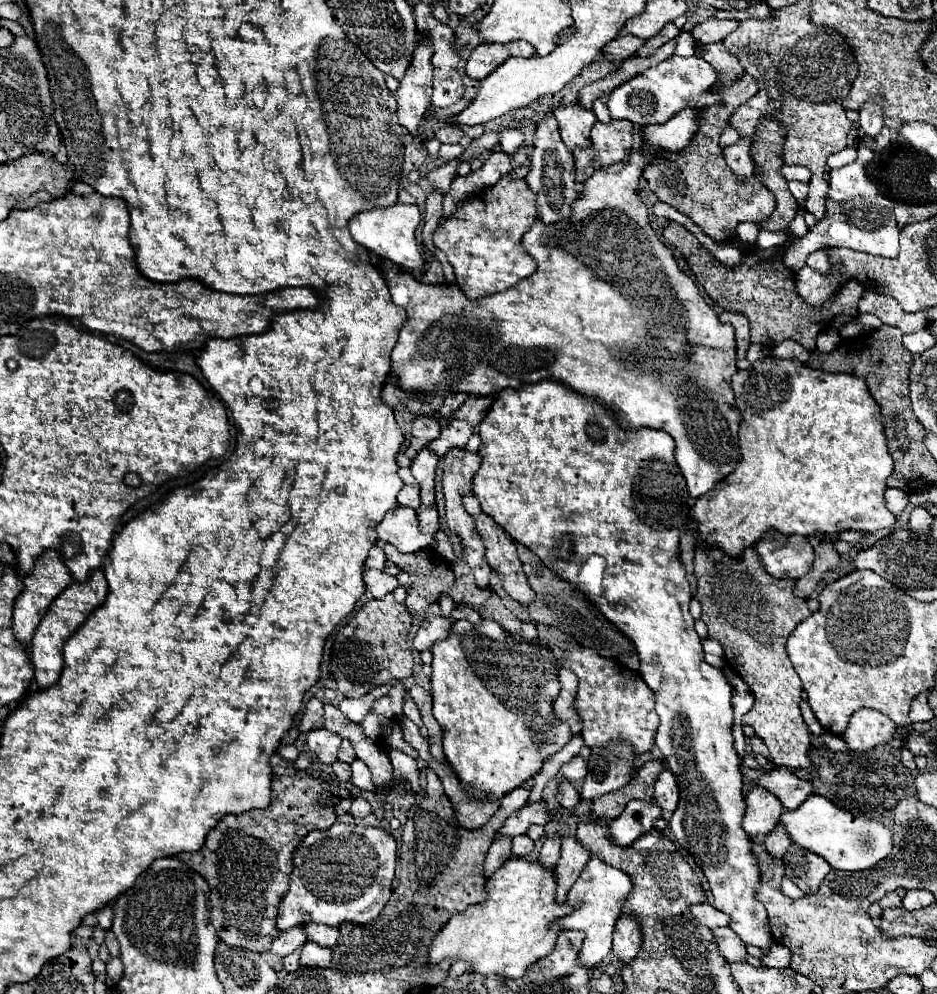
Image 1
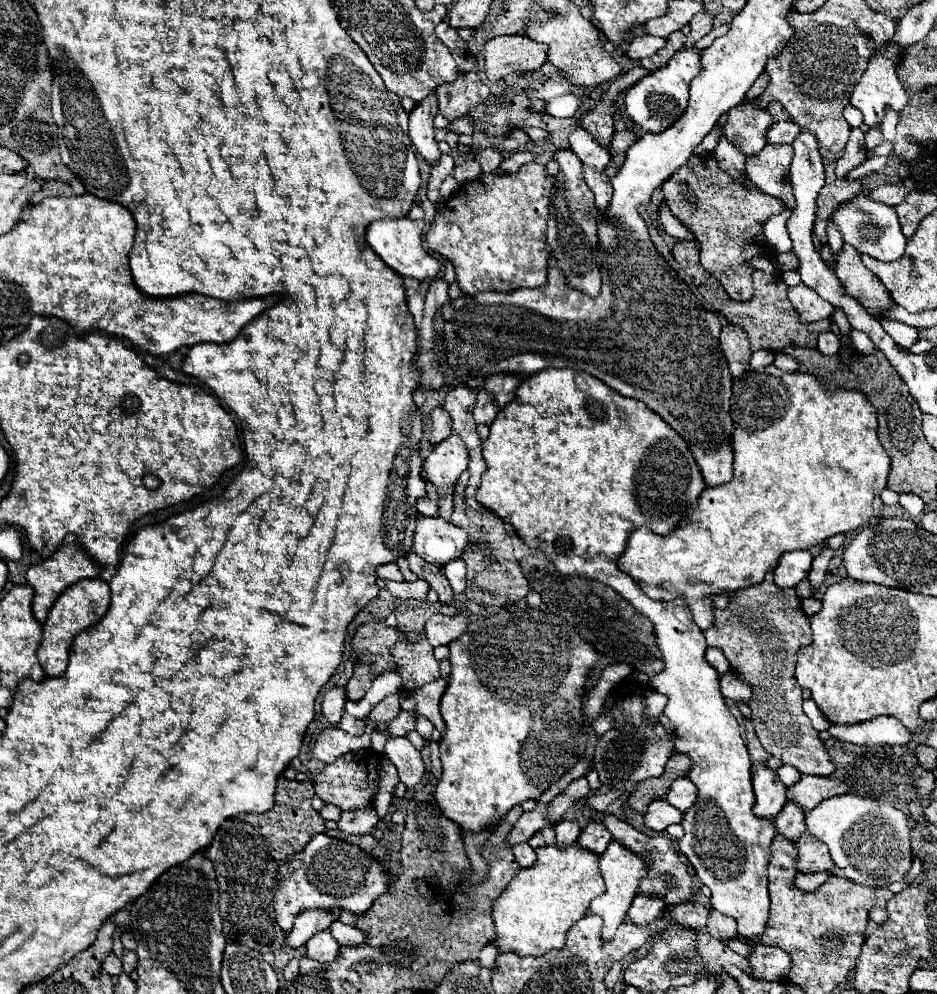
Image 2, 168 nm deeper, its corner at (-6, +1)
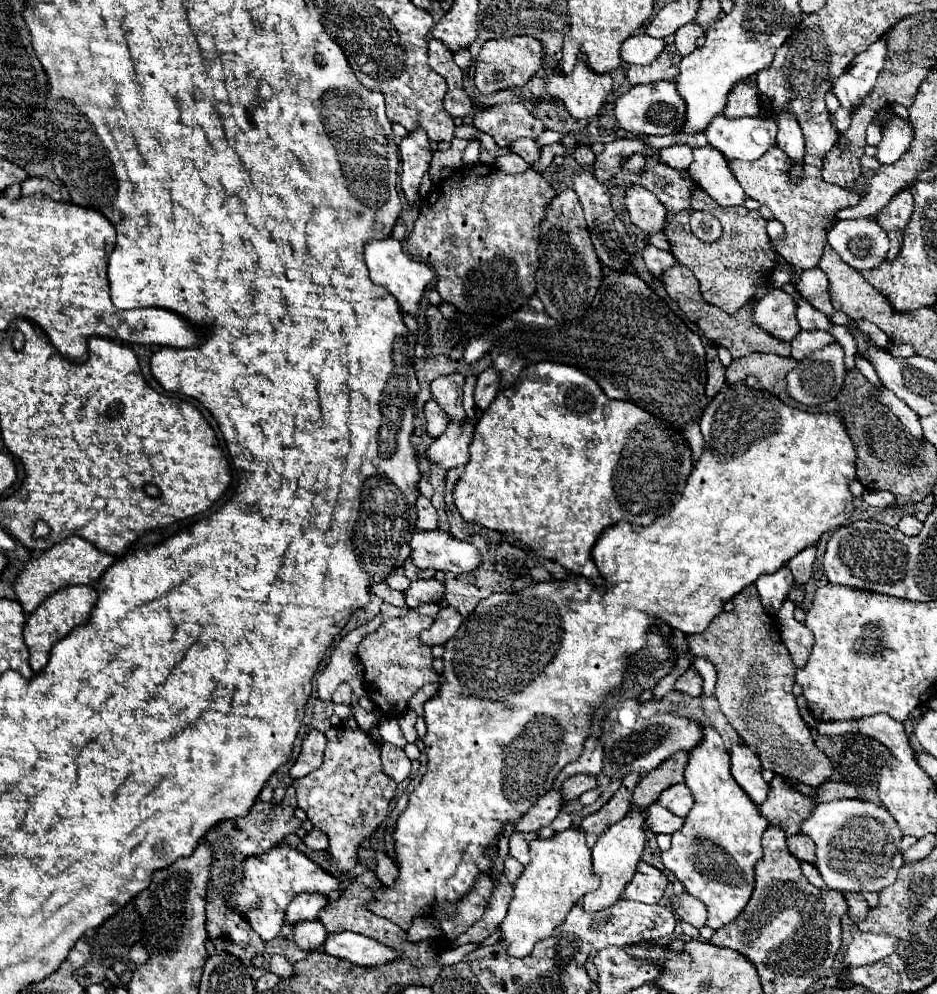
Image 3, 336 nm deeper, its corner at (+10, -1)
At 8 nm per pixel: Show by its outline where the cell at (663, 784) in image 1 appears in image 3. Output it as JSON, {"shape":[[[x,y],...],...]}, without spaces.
{"shape":[[[680,783],[680,785],[672,785],[666,791],[662,791],[662,795],[658,797],[658,803],[666,807],[668,811],[672,811],[674,815],[686,817],[694,805],[694,799],[692,799],[690,789],[684,783]]]}

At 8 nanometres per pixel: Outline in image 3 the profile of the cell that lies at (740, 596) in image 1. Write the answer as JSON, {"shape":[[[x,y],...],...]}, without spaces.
{"shape":[[[756,585],[742,589],[734,599],[730,613],[716,615],[706,631],[688,635],[692,657],[708,659],[718,671],[716,699],[728,723],[736,729],[742,743],[756,751],[764,769],[772,769],[792,781],[820,787],[832,775],[830,759],[816,749],[812,733],[798,713],[792,695],[796,665],[782,643],[776,621],[764,611]]]}

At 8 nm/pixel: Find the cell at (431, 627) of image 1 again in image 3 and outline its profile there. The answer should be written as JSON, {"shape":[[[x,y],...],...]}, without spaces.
{"shape":[[[446,605],[446,607],[440,609],[440,613],[434,619],[432,627],[428,627],[428,629],[424,629],[420,633],[420,641],[424,645],[428,645],[428,647],[432,647],[432,645],[444,645],[458,631],[460,623],[462,623],[462,617],[454,611],[454,607]]]}

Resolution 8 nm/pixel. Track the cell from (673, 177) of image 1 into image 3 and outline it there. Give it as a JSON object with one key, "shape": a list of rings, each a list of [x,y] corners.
{"shape":[[[692,187],[692,199],[690,207],[698,211],[712,213],[722,223],[722,237],[714,243],[704,243],[698,237],[694,237],[690,223],[688,223],[688,211],[680,213],[666,213],[666,225],[664,235],[670,241],[670,253],[676,257],[676,261],[684,267],[688,267],[696,279],[700,281],[700,293],[702,297],[726,313],[736,313],[746,301],[754,297],[754,289],[758,281],[768,279],[776,253],[772,249],[772,243],[766,235],[766,219],[760,215],[760,211],[750,211],[744,205],[736,207],[720,207],[702,187]]]}

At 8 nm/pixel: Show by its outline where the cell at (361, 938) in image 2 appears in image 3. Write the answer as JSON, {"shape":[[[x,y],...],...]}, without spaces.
{"shape":[[[350,931],[330,933],[324,943],[324,951],[332,957],[346,959],[346,961],[352,961],[354,965],[364,965],[364,967],[382,965],[396,959],[396,951],[384,947],[374,939],[368,939],[364,935],[350,933]]]}

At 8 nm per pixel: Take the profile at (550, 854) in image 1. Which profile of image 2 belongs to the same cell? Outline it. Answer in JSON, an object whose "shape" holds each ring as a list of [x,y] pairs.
{"shape":[[[560,821],[554,825],[556,829],[556,837],[558,837],[558,847],[566,847],[576,843],[578,835],[580,835],[580,825],[576,821]]]}

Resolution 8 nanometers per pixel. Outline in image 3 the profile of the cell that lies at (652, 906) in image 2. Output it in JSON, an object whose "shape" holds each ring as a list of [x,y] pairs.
{"shape":[[[640,861],[638,871],[626,885],[622,899],[634,899],[640,903],[658,903],[668,885],[668,877],[656,867]]]}

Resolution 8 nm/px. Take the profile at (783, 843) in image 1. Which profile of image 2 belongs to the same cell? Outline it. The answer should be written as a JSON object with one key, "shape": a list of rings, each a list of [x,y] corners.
{"shape":[[[786,801],[784,809],[774,817],[774,825],[780,835],[788,837],[790,841],[798,841],[798,837],[806,831],[802,807],[794,801]]]}

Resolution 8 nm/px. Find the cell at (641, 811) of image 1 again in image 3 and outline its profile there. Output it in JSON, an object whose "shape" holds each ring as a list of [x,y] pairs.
{"shape":[[[652,803],[646,809],[646,825],[654,833],[668,833],[668,835],[672,835],[674,831],[678,831],[682,827],[682,823],[684,823],[682,817],[672,815],[660,803]]]}

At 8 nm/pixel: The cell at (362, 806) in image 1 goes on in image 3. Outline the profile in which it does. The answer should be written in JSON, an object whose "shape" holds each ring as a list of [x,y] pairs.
{"shape":[[[316,827],[304,837],[304,843],[312,849],[326,849],[328,847],[328,837],[324,835],[324,831],[316,831]]]}

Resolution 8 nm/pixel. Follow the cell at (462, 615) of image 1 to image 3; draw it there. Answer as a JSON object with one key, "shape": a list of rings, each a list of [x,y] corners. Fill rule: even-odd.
{"shape":[[[410,609],[406,615],[398,619],[388,619],[380,625],[380,631],[374,631],[368,635],[368,639],[362,639],[358,647],[358,657],[364,663],[364,687],[368,697],[374,701],[374,705],[382,711],[384,717],[396,719],[400,717],[406,707],[408,699],[426,683],[438,681],[438,673],[432,669],[432,653],[420,651],[420,631],[432,625],[432,617],[420,615],[416,609]],[[378,693],[386,699],[378,699]]]}

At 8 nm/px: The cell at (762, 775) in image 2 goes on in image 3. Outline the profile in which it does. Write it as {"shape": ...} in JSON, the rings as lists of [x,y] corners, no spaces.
{"shape":[[[736,743],[730,749],[730,759],[732,759],[732,775],[734,775],[736,783],[744,789],[744,793],[756,805],[762,805],[768,795],[770,785],[760,775],[762,765],[760,765],[758,757],[752,753],[750,747]]]}

